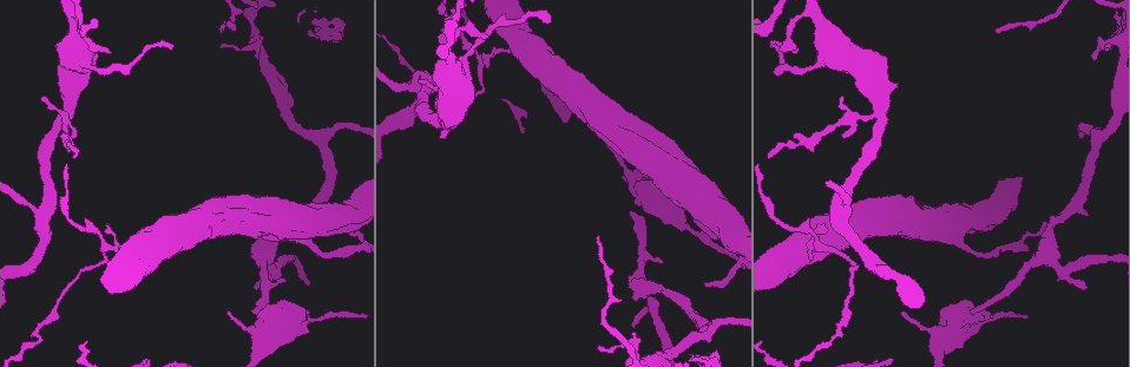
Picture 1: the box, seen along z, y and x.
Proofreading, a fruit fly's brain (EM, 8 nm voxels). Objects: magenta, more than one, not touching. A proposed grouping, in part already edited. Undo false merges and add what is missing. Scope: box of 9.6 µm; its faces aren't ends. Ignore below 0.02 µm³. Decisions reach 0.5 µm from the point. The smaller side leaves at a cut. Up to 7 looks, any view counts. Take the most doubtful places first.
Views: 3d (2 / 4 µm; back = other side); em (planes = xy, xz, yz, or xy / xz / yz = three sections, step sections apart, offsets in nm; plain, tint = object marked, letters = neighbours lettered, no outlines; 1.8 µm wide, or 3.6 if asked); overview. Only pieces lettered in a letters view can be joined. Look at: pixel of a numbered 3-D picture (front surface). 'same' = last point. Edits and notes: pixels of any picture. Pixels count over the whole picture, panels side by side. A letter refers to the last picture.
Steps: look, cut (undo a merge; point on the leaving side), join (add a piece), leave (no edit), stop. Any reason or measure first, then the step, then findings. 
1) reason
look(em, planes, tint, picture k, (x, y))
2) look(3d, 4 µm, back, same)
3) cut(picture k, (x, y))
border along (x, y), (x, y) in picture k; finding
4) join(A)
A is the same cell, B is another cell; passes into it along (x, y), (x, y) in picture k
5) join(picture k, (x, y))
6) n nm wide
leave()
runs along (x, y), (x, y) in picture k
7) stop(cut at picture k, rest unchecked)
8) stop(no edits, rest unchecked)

long arm stops here
look(3d, 4 µm, picture 1, (549, 23))

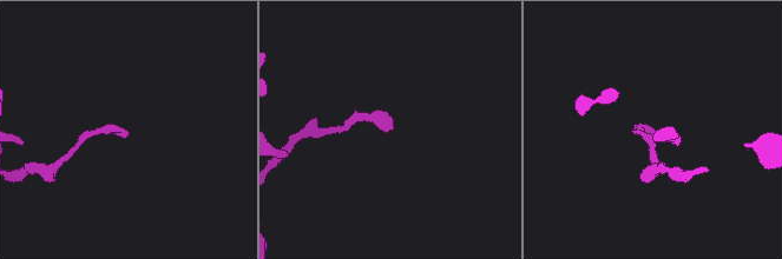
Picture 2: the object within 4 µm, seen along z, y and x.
look(em, planes, letters, picture 2, (129, 133))

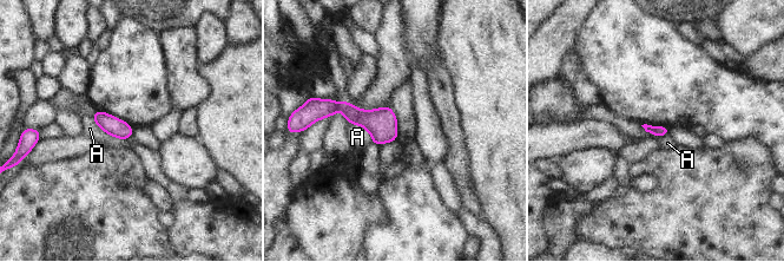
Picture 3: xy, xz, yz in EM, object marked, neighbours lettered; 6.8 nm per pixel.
A touches over 300 nm
leave()
A is another cell; border along (91, 118), (107, 133), (130, 138) in picture 3; no lettered piece goes on from it

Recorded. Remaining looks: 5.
branch stops here
look(em, planes, letters, picture 1, (1091, 57))

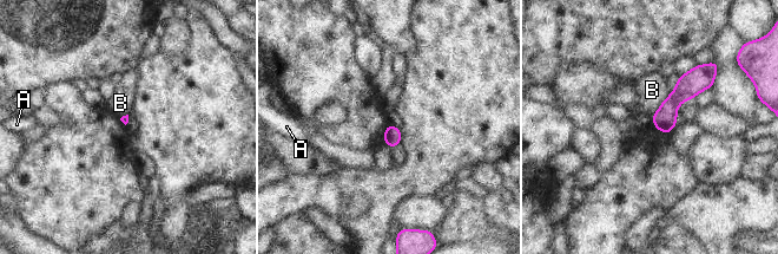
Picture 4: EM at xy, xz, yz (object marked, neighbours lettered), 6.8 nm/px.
leave()
A and B are other cells; border along (670, 95), (652, 117) in picture 4; no lettered piece goes on from it

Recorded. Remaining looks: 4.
free end
look(3d, 2 µm, back, picture 1, (971, 312))

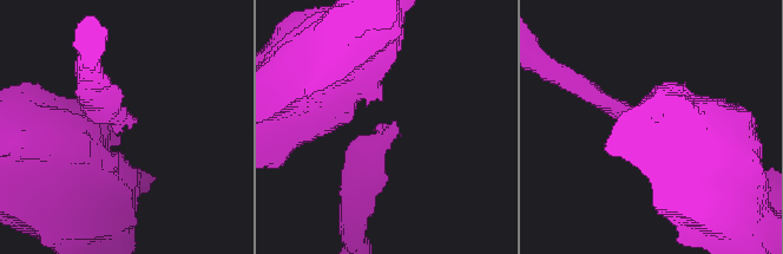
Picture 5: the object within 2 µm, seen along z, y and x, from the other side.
now the EM
look(em, planes, letters, picture 5, (129, 126))

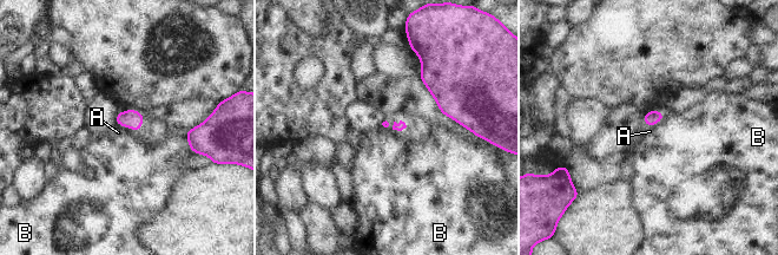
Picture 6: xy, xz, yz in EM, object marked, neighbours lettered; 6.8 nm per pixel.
leave()
A and B are other cells; border along (185, 131), (189, 148), (196, 152) in picture 6; no lettered piece goes on from it

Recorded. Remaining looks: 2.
stop(no edits, rest unchecked)

